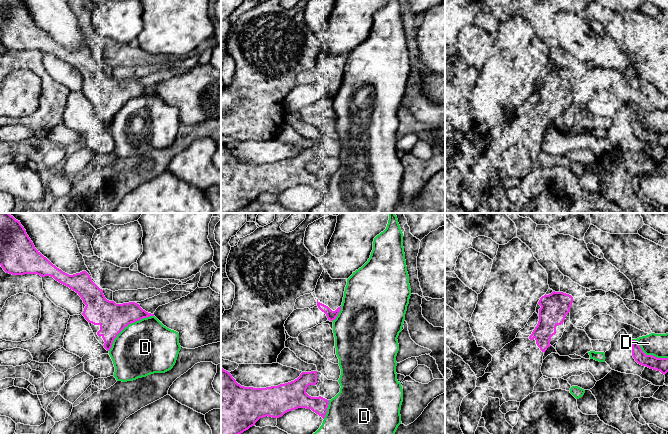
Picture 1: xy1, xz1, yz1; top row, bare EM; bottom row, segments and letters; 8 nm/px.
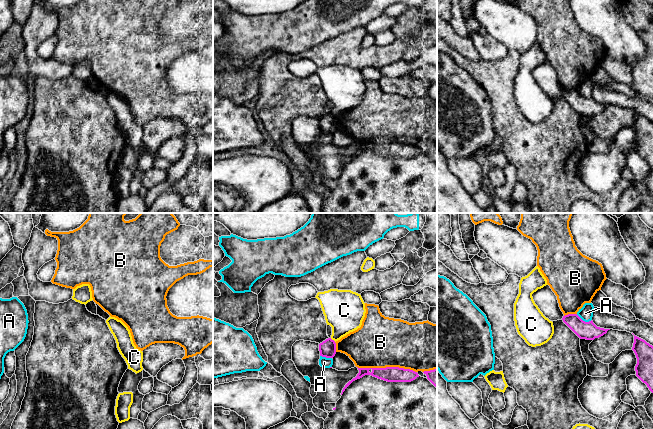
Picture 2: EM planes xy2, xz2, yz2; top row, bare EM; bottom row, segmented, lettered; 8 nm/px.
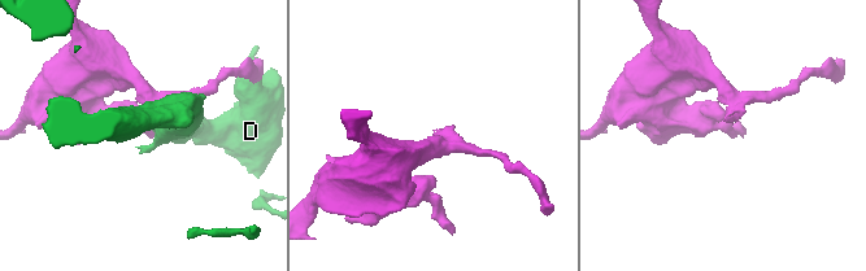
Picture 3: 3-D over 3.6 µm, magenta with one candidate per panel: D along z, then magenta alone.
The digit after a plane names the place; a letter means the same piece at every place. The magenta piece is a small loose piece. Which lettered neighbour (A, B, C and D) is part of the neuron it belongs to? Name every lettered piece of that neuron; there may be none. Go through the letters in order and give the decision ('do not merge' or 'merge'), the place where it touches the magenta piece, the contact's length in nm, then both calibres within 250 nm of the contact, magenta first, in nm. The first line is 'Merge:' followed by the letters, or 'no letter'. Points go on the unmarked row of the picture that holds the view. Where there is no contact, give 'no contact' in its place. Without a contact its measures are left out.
Merge: no letter
A: do not merge; meets magenta in yz2 at (584, 97); contact 140 nm long; 140 nm thick on the magenta side, 110 nm on the other
B: do not merge; meets magenta in xz2 at (387, 143); contact 480 nm long; 130 nm thick on the magenta side, 400 nm on the other
C: do not merge; meets magenta in xz2 at (333, 116); contact 50 nm long; 140 nm thick on the magenta side, 320 nm on the other
D: do not merge; meets magenta in xy1 at (127, 101); contact 460 nm long; 240 nm thick on the magenta side, 440 nm on the other

